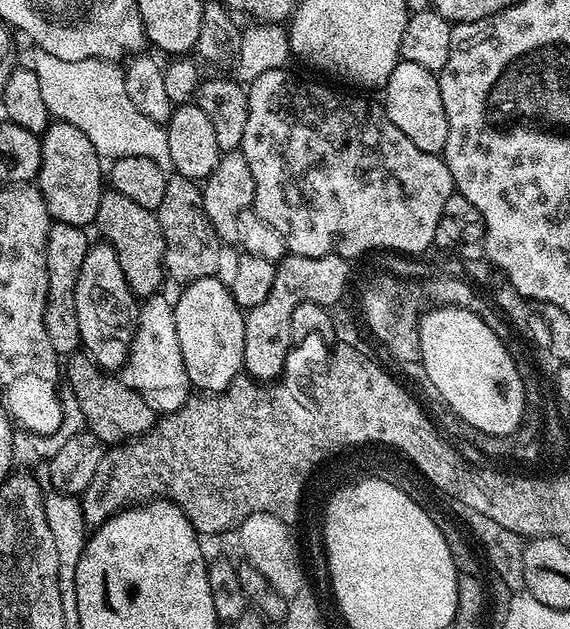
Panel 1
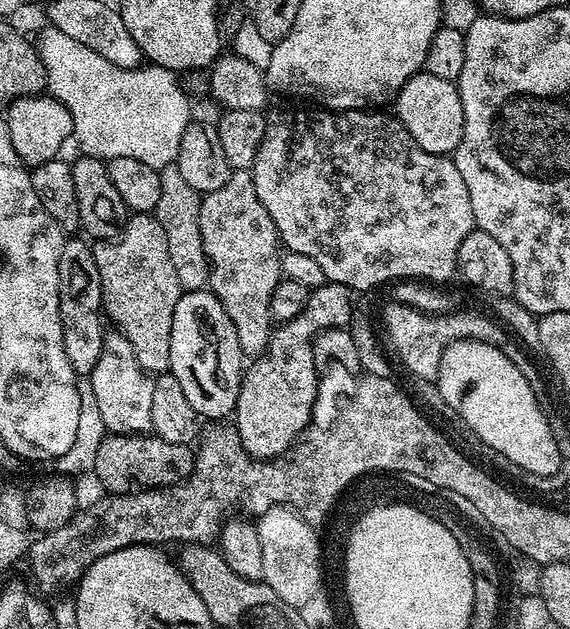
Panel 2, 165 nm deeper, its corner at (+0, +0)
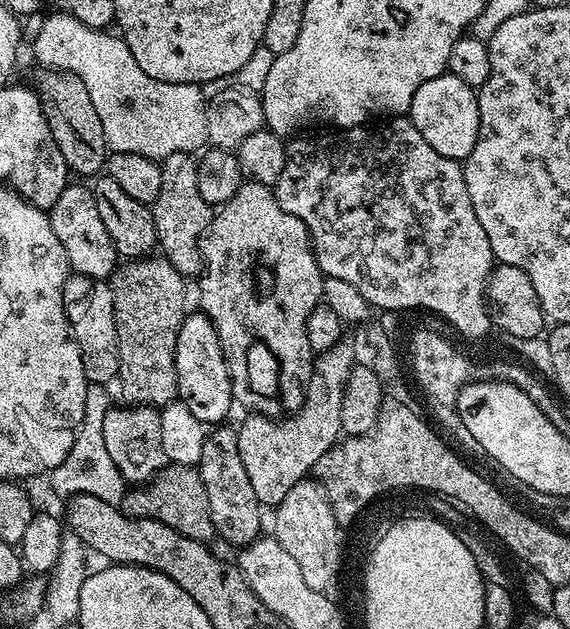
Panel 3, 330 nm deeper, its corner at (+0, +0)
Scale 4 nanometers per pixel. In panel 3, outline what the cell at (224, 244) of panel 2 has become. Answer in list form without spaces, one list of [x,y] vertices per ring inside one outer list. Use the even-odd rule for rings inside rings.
[[[249,180],[241,183],[238,194],[234,194],[234,198],[230,198],[215,209],[213,218],[208,224],[208,230],[204,234],[202,251],[204,253],[204,270],[198,280],[200,283],[198,308],[210,318],[210,322],[220,339],[222,354],[226,358],[226,366],[232,383],[233,401],[239,407],[241,404],[242,407],[248,408],[244,410],[252,414],[273,418],[291,416],[293,412],[304,405],[304,398],[308,394],[308,383],[314,367],[314,345],[308,340],[308,319],[315,308],[321,307],[324,299],[324,276],[320,271],[316,256],[312,252],[312,239],[302,222],[302,218],[294,218],[294,214],[286,214],[286,210],[282,210],[282,206],[278,206],[278,198],[273,185],[259,184]]]

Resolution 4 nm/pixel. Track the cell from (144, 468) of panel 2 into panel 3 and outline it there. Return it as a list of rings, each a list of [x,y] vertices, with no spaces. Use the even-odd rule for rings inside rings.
[[[169,463],[147,484],[125,491],[118,507],[125,516],[157,520],[178,530],[178,534],[186,534],[186,538],[208,542],[216,536],[216,527],[210,518],[210,498],[206,494],[206,486],[202,486],[199,467],[191,464]]]

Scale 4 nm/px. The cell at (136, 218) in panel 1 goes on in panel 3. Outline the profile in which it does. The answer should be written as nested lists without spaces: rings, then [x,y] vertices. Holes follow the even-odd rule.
[[[132,258],[121,263],[110,277],[118,330],[120,375],[118,385],[129,405],[157,410],[177,399],[176,347],[178,330],[186,315],[186,278],[163,258]]]

